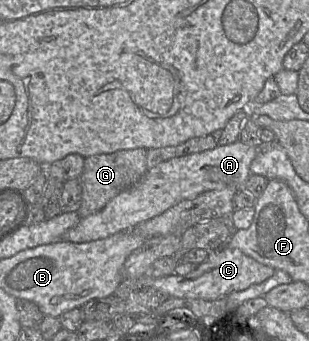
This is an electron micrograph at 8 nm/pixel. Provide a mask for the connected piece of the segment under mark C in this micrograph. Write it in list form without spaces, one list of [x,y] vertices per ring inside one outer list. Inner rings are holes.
[[[224,246],[208,252],[208,258],[190,273],[184,276],[174,273],[164,277],[156,277],[152,288],[163,292],[168,297],[217,300],[226,298],[233,292],[245,290],[251,285],[259,284],[270,278],[276,271],[270,266],[259,263],[237,248]]]

